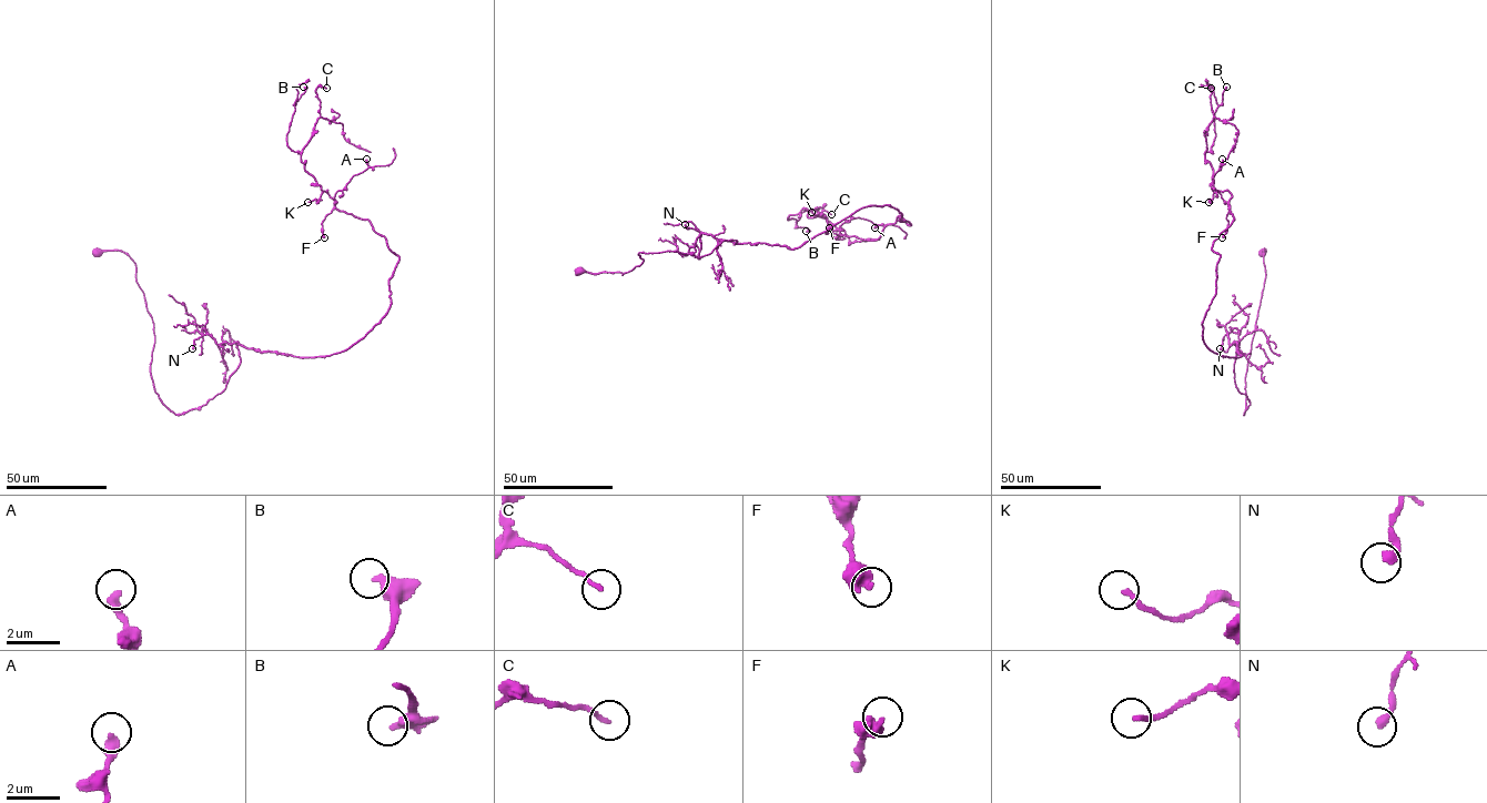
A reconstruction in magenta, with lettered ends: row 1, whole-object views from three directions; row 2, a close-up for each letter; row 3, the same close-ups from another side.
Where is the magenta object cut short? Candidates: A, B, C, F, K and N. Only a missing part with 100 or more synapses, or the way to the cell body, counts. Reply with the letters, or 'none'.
none

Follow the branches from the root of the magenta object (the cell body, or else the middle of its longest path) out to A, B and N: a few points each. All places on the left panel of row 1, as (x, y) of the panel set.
A: (97, 252), (135, 264), (184, 414), (238, 344), (329, 356), (386, 312), (398, 256), (334, 203), (366, 159)
B: (97, 252), (135, 264), (176, 415), (225, 387), (238, 344), (362, 339), (398, 256), (286, 144), (303, 87)
N: (97, 252), (135, 264), (154, 390), (176, 415), (220, 394), (240, 362), (236, 342), (208, 334), (192, 348)

